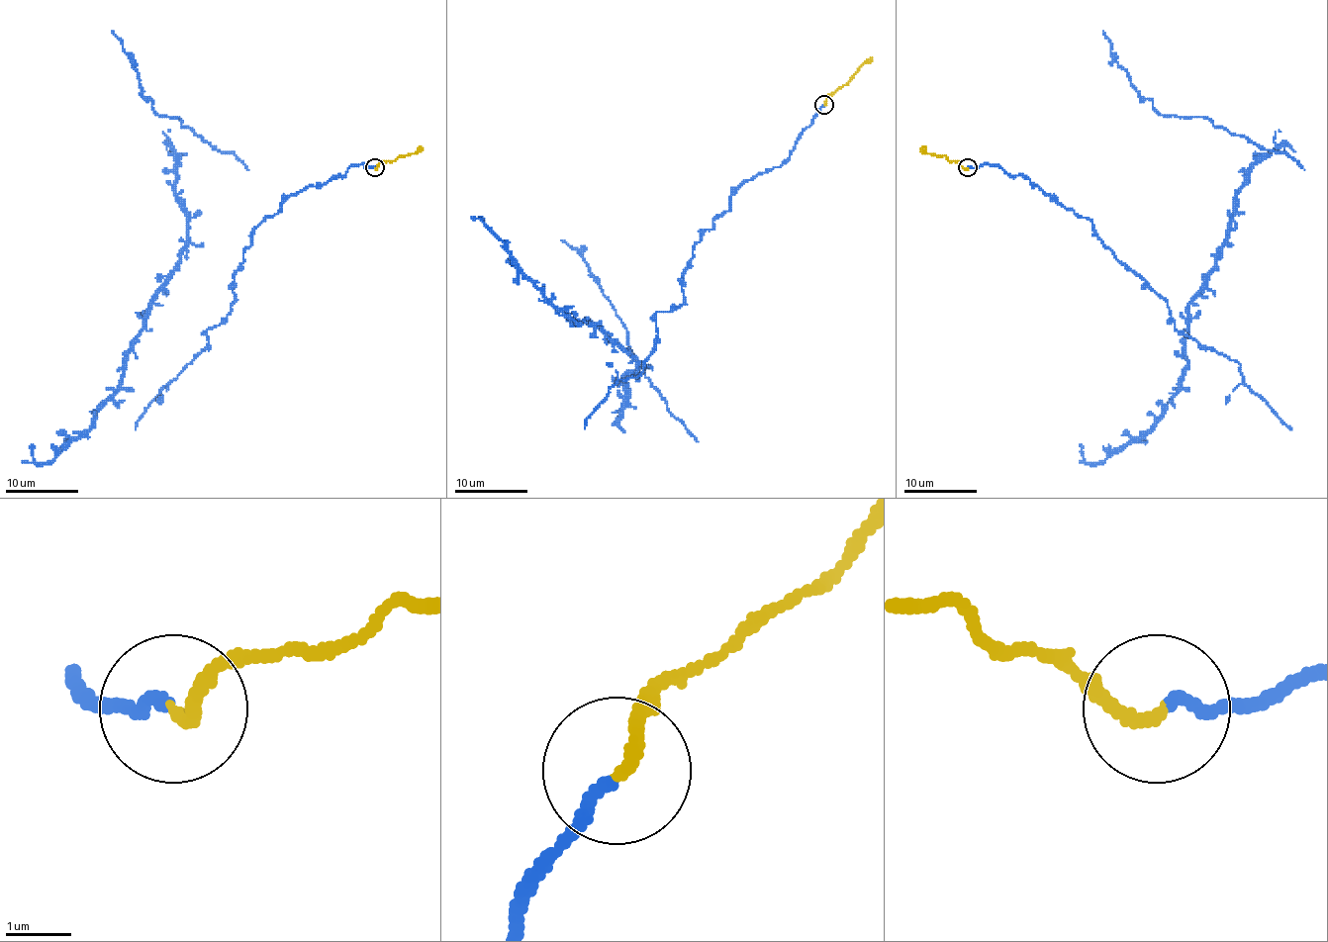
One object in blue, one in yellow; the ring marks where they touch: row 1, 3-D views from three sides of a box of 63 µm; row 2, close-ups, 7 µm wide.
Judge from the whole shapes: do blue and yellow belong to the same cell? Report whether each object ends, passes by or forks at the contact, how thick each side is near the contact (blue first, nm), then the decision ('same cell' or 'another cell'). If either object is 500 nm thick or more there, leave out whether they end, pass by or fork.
blue ends | yellow ends | 180/200 nm | same cell

